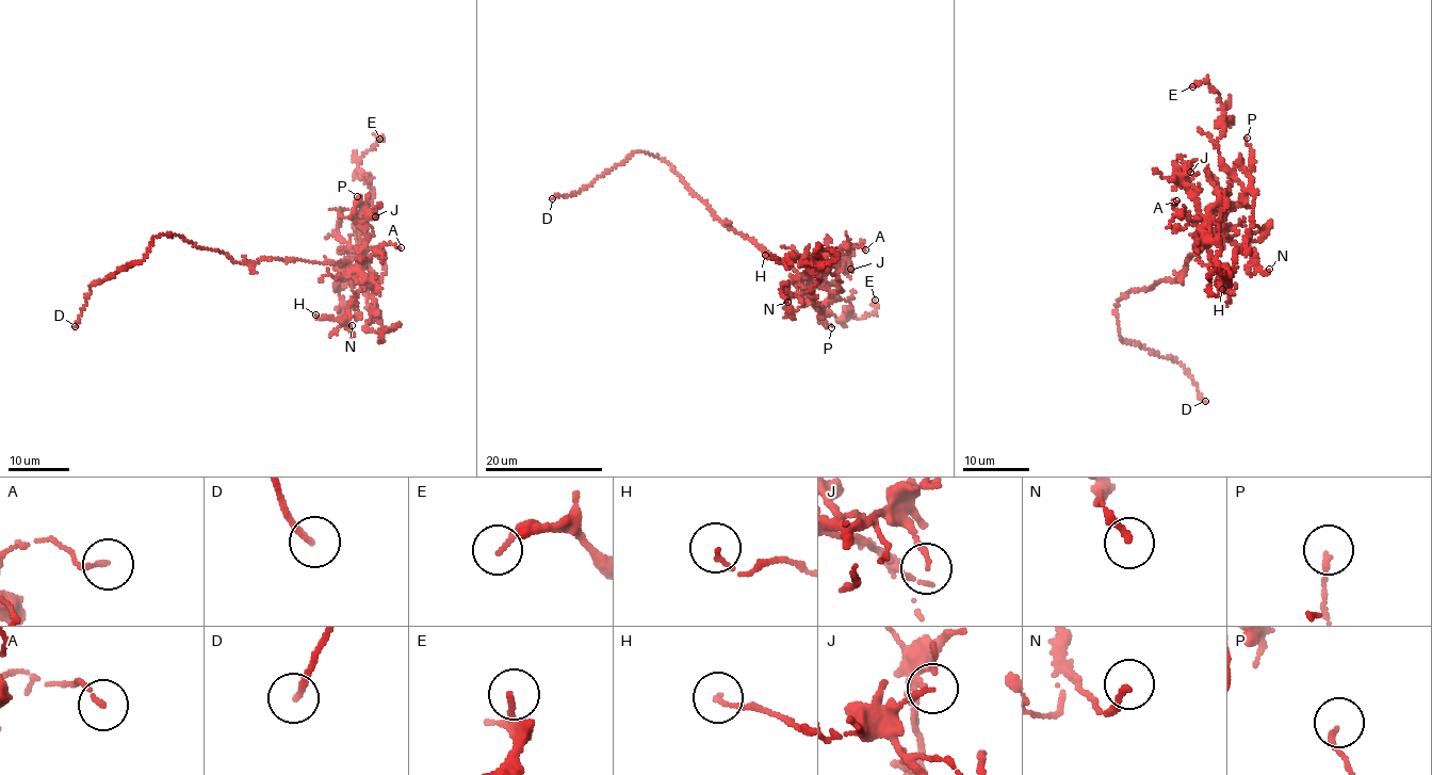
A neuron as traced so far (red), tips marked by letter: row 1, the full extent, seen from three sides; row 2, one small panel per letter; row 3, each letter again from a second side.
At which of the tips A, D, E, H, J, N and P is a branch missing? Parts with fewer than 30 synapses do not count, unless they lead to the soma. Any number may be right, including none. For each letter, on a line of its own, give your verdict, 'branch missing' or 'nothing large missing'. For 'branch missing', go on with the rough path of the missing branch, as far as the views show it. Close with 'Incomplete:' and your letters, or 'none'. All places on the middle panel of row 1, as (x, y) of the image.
A: nothing large missing
D: branch missing; missing branch runs (552, 198), (536, 208), (532, 225)
E: nothing large missing
H: nothing large missing
J: nothing large missing
N: nothing large missing
P: nothing large missing
Incomplete: D

